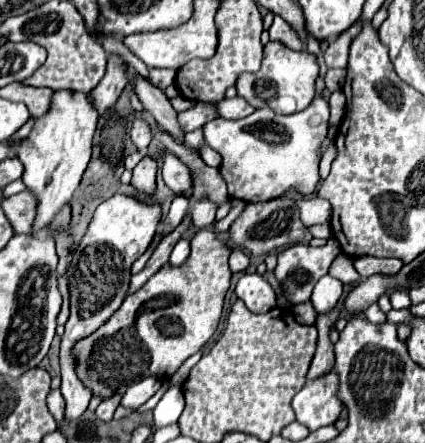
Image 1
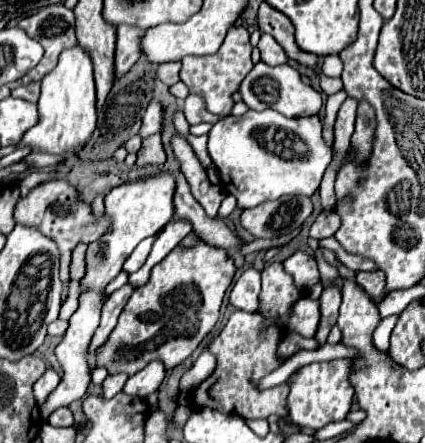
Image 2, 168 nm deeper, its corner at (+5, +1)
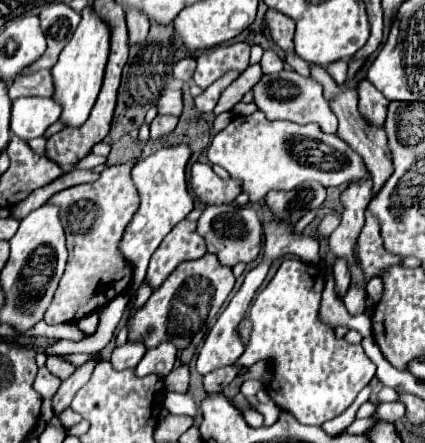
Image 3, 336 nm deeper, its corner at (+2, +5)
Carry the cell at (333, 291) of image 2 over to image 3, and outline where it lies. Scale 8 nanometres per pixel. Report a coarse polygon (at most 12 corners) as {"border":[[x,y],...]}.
{"border":[[345,260],[333,266],[335,292],[339,298],[349,288],[349,270]]}

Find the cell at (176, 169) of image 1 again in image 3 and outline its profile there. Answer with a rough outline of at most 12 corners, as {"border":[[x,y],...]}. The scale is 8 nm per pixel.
{"border":[[205,206],[197,232],[221,264],[253,262],[255,208]]}

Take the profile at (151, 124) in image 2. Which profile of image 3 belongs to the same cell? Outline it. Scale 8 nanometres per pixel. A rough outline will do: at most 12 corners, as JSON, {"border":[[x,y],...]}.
{"border":[[167,90],[157,102],[157,114],[179,116],[181,90]]}

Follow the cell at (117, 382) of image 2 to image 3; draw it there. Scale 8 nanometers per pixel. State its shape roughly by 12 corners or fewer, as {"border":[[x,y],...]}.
{"border":[[125,342],[111,354],[115,370],[137,368],[145,354],[141,342]]}

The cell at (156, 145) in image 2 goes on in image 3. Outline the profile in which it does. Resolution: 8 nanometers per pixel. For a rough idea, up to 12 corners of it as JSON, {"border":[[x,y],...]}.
{"border":[[157,116],[151,122],[151,140],[175,130],[175,116]]}

